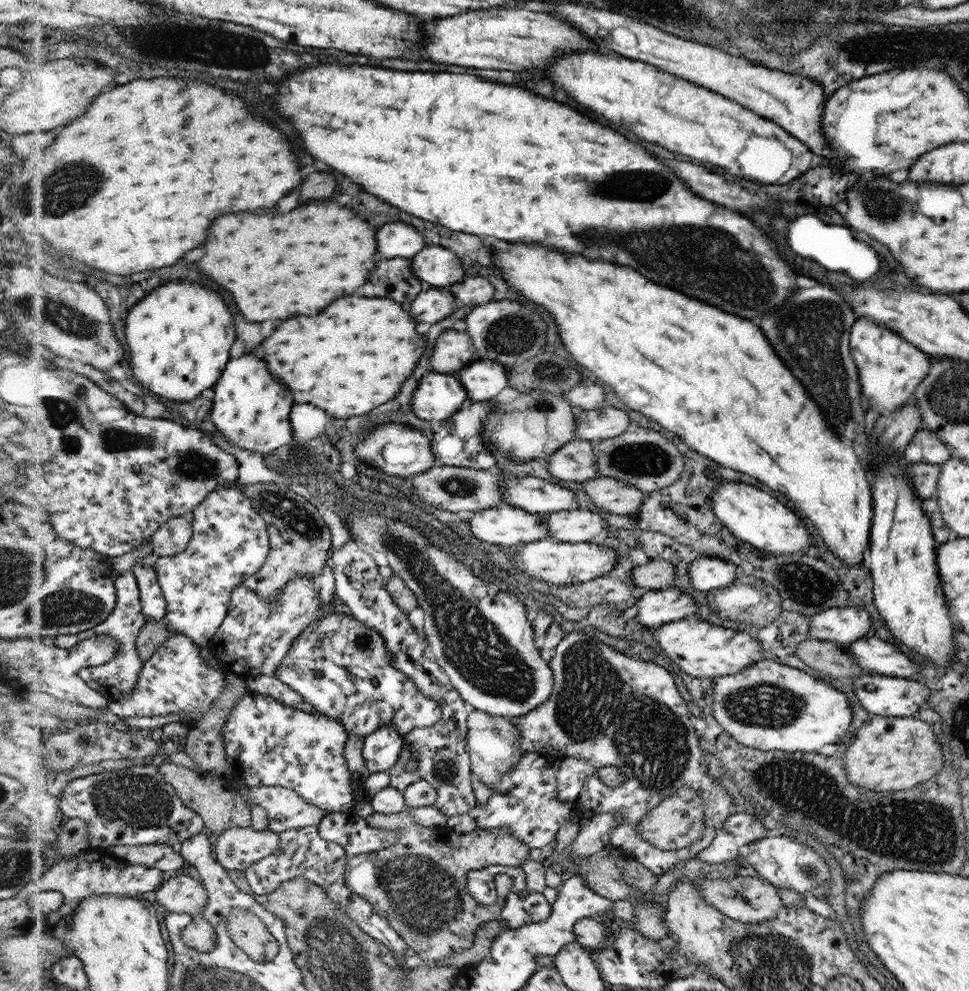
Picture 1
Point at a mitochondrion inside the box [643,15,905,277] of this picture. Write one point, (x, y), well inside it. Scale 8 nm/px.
(861, 45)

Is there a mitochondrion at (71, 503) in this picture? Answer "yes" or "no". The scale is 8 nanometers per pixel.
no

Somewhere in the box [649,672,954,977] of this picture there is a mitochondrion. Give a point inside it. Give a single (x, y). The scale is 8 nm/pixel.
(766, 706)

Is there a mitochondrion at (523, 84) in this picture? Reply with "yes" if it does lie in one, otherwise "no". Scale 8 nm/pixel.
no

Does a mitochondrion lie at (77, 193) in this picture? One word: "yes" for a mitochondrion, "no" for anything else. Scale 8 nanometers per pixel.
yes

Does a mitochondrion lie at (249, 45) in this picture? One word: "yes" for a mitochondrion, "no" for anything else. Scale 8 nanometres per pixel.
no

